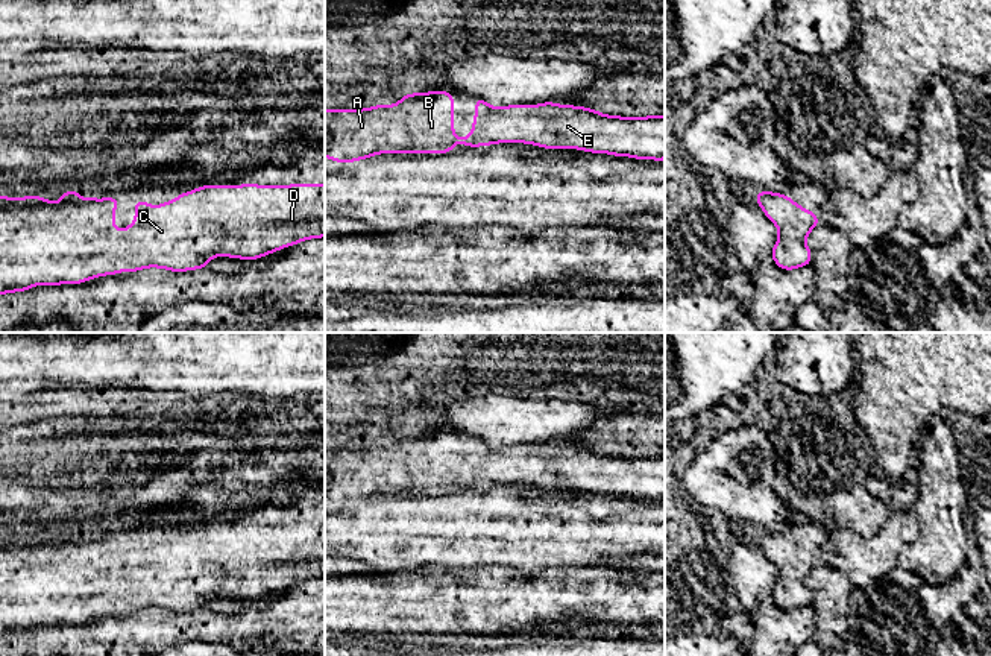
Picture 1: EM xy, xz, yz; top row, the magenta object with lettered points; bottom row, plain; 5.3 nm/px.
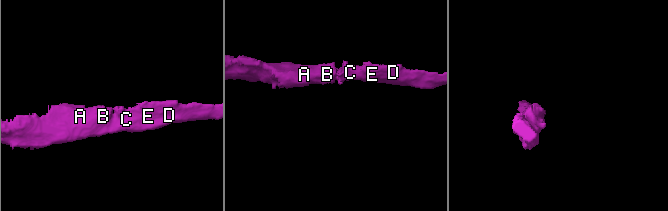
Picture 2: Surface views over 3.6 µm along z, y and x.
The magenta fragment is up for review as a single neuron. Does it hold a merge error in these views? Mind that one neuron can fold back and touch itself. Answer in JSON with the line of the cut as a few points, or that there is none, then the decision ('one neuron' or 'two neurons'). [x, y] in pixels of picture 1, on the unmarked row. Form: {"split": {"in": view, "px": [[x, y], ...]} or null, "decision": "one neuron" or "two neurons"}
{"split": null, "decision": "one neuron"}

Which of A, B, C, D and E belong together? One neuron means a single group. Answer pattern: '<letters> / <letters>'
A B C D E

